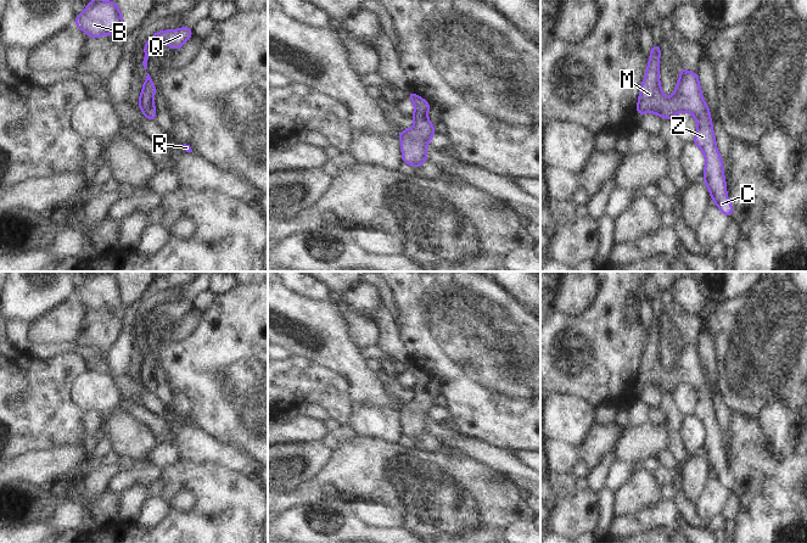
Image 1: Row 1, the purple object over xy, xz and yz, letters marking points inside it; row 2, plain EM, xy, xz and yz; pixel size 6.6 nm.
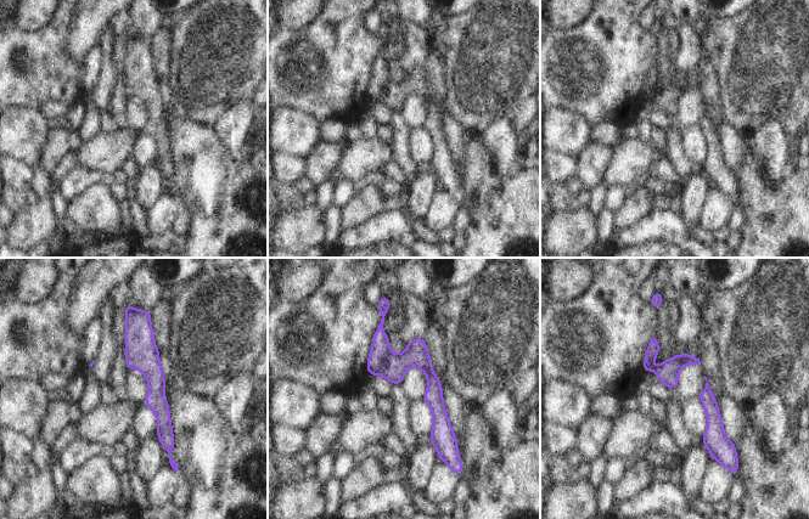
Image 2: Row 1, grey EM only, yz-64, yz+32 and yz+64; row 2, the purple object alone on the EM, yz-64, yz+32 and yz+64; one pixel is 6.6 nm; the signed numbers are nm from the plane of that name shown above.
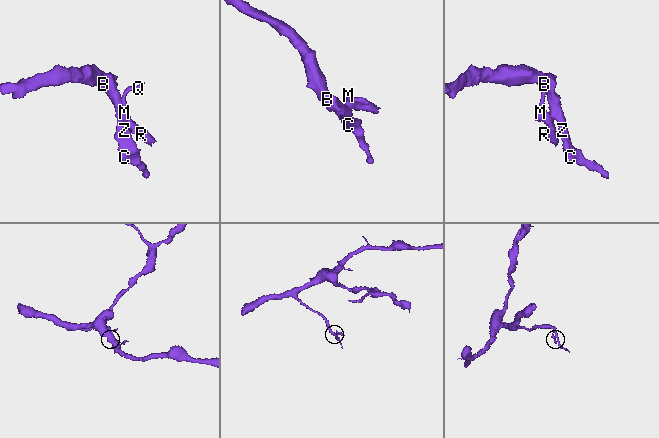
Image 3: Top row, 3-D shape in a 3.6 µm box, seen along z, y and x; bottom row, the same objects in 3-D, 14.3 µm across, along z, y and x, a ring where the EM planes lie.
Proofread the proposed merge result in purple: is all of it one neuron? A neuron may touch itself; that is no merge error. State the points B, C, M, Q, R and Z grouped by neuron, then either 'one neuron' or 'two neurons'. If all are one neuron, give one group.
B C M Q R Z; one neuron

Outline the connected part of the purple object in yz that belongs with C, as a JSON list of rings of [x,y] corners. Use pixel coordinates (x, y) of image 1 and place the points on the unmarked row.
[[[654,317],[638,370],[637,386],[641,388],[645,385],[652,385],[672,393],[678,385],[685,384],[695,390],[697,404],[693,415],[701,421],[705,429],[704,455],[722,486],[730,489],[733,478],[727,471],[723,433],[716,419],[711,387],[708,377],[704,375],[699,347],[685,343],[682,338],[678,342],[682,349],[677,353],[674,366],[667,371],[661,363],[659,351],[660,323],[661,318]]]

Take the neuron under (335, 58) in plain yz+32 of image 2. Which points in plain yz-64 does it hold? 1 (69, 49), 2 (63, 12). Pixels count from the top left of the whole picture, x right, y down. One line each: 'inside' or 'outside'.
1: outside
2: inside

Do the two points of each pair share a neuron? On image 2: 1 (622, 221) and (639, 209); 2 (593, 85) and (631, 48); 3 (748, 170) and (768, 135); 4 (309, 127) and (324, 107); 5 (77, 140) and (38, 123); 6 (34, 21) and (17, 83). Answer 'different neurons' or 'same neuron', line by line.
1: same neuron
2: same neuron
3: different neurons
4: different neurons
5: different neurons
6: different neurons

